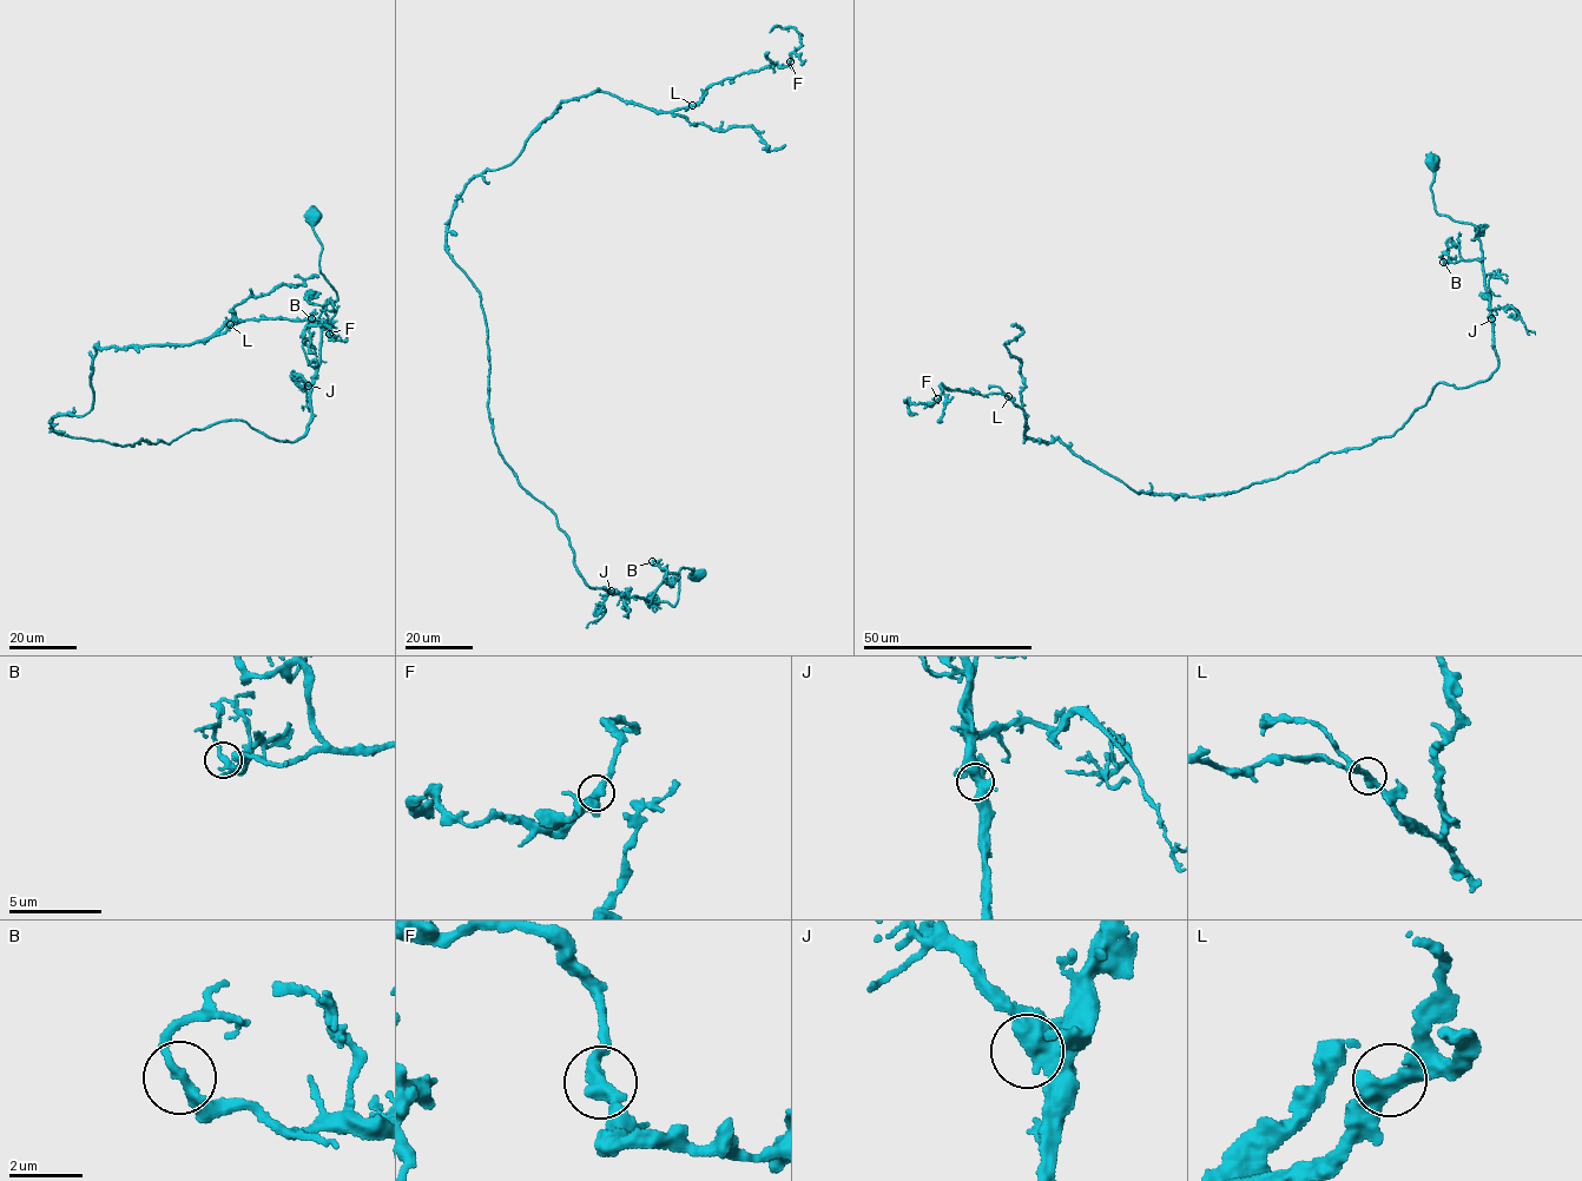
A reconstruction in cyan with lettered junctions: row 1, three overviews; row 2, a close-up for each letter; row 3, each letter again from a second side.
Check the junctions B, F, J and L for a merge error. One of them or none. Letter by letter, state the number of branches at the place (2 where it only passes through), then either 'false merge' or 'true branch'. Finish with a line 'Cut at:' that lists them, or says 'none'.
B: branches 2; true branch
F: branches 2; true branch
J: branches 2; true branch
L: branches 2; true branch
Cut at: none

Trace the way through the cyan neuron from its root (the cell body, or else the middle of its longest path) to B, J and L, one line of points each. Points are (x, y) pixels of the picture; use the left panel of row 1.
B: (315, 213), (320, 271), (337, 297), (318, 320), (334, 327), (311, 317)
J: (315, 213), (312, 231), (322, 248), (320, 271), (337, 297), (320, 315), (320, 361), (308, 386)
L: (315, 213), (337, 297), (307, 433), (229, 419), (132, 447), (50, 428), (89, 413), (96, 347), (230, 324)

